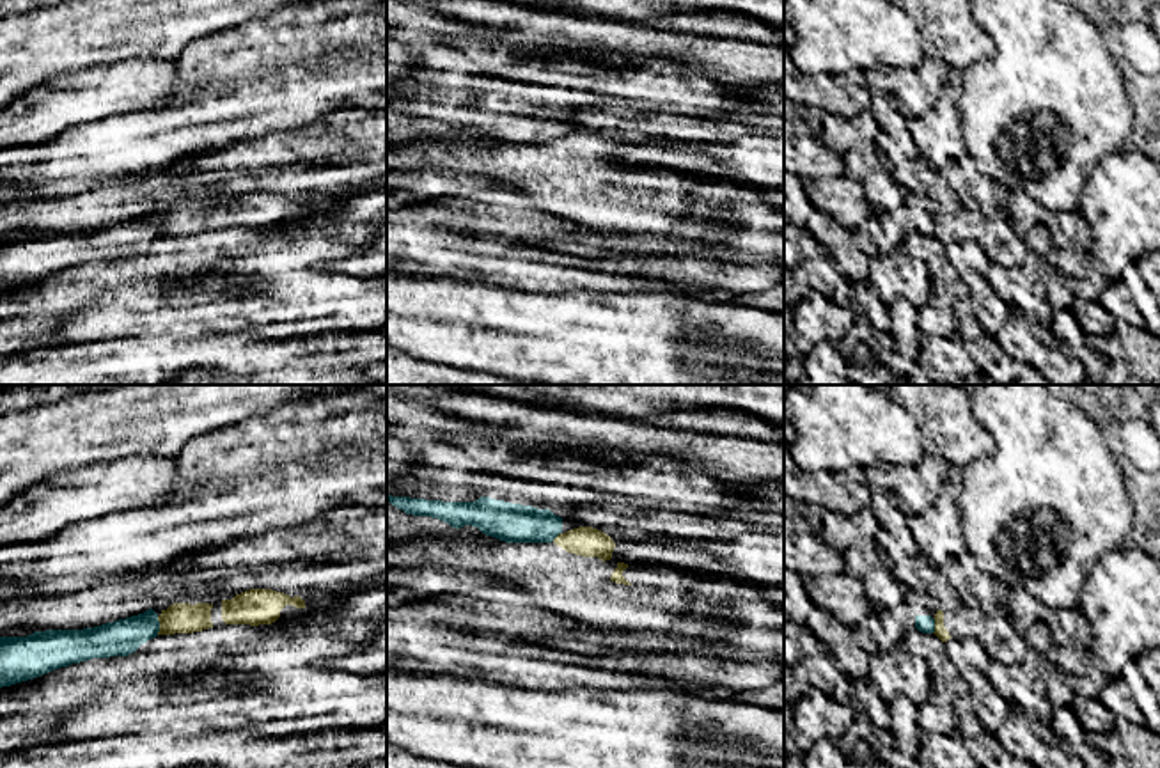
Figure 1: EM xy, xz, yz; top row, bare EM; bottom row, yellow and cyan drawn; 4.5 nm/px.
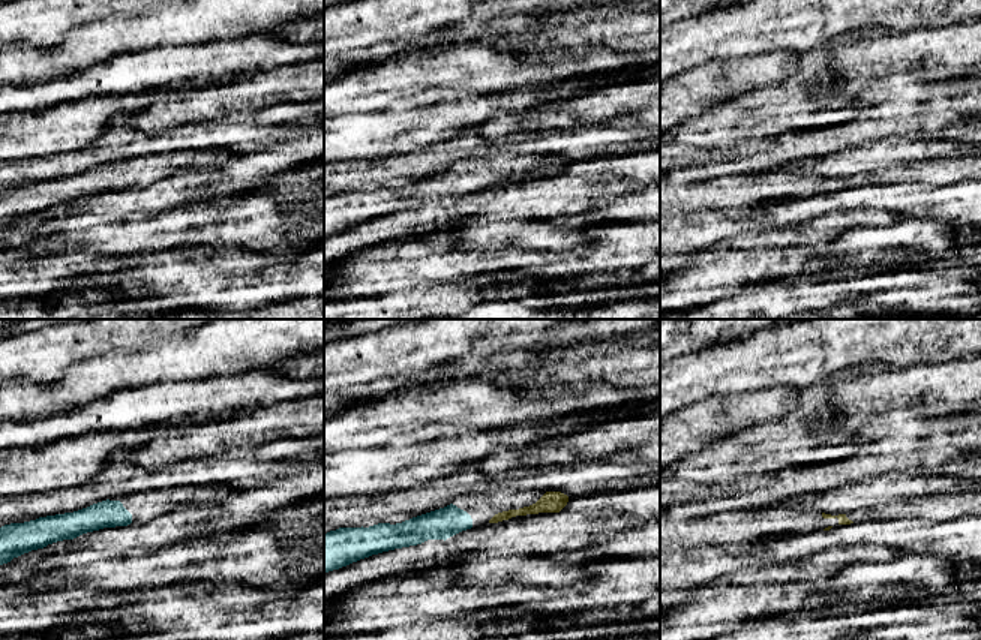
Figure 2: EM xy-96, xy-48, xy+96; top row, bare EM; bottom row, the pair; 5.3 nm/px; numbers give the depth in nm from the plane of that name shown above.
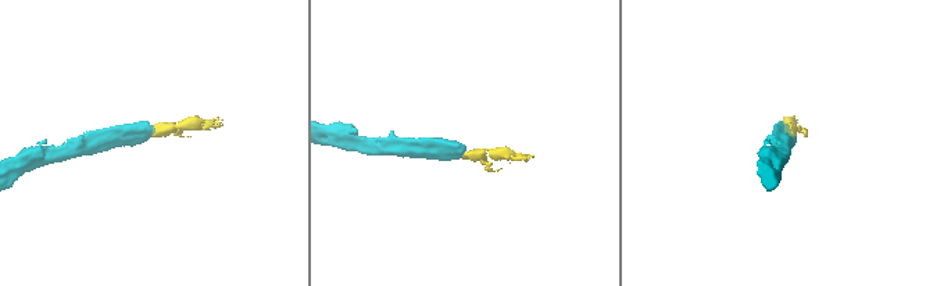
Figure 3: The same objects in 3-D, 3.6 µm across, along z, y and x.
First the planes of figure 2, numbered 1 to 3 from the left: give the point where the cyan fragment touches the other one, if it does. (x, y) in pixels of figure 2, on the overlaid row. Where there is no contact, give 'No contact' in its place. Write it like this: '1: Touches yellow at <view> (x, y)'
1: No contact
2: No contact
3: No contact

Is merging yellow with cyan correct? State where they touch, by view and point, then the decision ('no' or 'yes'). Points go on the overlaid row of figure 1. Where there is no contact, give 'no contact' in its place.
contact xy (160, 625); no

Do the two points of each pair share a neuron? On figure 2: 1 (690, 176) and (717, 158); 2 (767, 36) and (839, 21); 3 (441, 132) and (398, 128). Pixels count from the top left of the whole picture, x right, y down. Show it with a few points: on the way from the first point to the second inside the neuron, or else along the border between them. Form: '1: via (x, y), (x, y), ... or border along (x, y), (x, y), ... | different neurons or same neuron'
1: via (696, 174), (711, 164) | same neuron
2: via (785, 21), (821, 21) | same neuron
3: via (431, 128), (408, 128) | same neuron

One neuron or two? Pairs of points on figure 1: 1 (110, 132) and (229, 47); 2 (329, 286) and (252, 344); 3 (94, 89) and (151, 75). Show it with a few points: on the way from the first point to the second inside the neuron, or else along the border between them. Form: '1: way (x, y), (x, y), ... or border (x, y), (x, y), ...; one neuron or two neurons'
1: way (146, 132), (164, 132), (174, 125), (211, 82); one neuron
2: border (258, 336), (272, 339); two neurons
3: way (109, 89), (137, 84); one neuron

